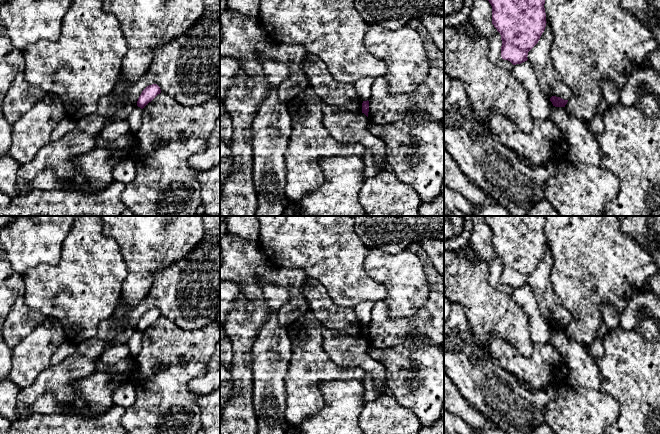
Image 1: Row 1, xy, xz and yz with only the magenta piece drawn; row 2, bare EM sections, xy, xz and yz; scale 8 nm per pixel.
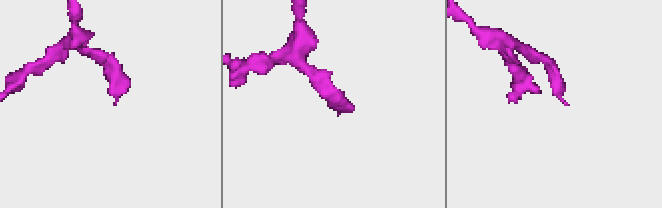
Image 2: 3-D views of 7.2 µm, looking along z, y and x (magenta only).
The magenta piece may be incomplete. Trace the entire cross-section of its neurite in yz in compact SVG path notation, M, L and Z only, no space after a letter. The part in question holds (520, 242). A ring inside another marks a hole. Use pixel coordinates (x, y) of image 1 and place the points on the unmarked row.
M485 216L486 222L492 230L492 248L501 259L501 281L513 289L528 284L528 276L538 267L546 251L545 216Z

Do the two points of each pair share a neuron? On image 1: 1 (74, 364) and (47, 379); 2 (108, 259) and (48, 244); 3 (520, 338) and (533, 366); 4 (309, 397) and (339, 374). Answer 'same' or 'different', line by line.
1: same
2: different
3: different
4: same

